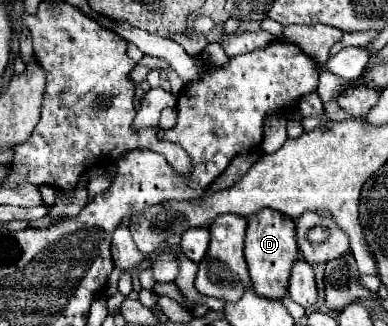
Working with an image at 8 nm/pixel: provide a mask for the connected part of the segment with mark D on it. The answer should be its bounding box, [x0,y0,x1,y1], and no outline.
[244,210,298,300]

